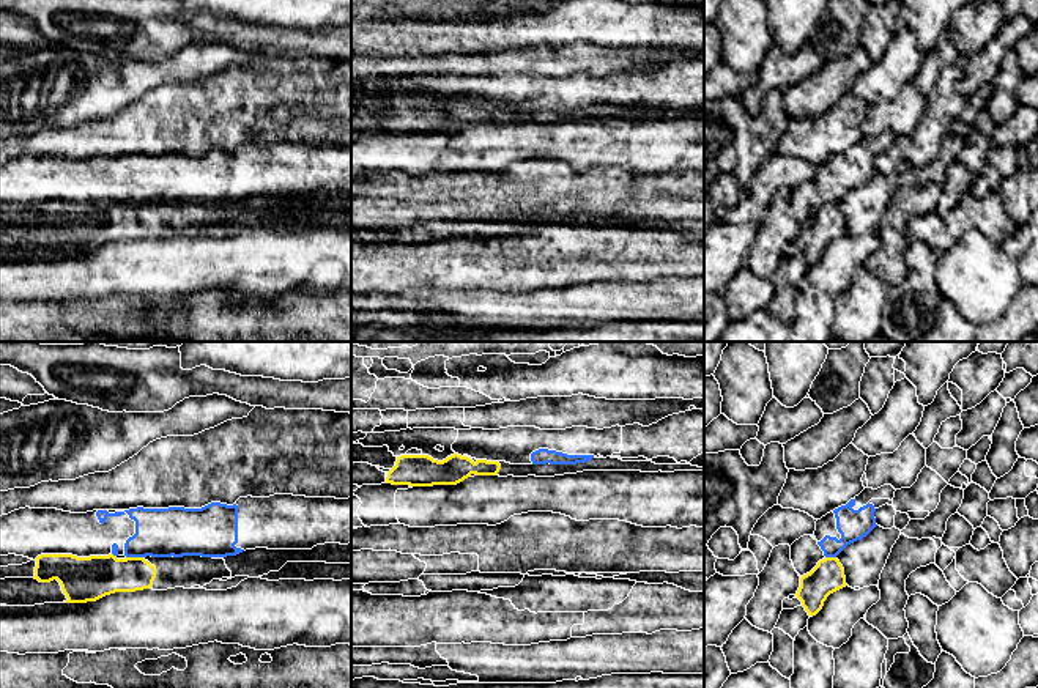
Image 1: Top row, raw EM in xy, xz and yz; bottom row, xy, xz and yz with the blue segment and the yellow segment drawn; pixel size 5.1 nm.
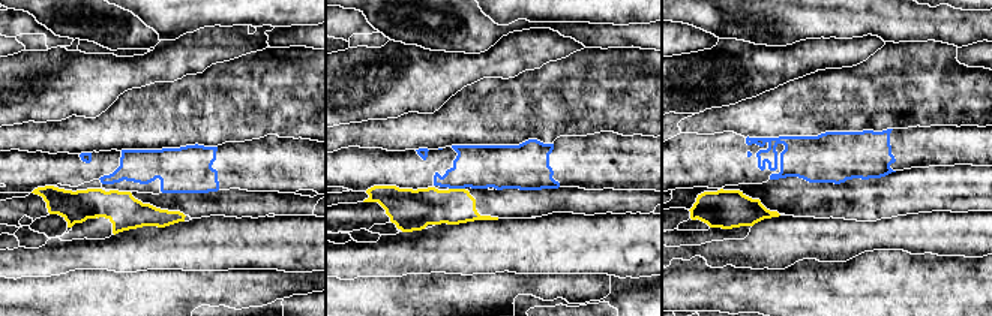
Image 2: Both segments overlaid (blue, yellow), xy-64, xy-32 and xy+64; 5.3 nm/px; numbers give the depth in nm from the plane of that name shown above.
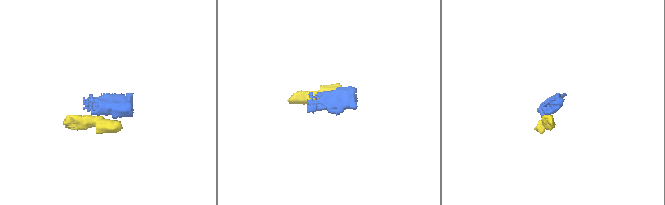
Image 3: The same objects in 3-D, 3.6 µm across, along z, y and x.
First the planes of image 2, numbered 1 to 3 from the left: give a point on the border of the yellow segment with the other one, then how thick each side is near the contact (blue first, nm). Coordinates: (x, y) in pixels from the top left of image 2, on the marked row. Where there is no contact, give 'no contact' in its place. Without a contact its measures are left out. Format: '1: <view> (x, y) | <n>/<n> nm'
1: no contact
2: xy-32 (456, 187) | 240/200 nm
3: no contact

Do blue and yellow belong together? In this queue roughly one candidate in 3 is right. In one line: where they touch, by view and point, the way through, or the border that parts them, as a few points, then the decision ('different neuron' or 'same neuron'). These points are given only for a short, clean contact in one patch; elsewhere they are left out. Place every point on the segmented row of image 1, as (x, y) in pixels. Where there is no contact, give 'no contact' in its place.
contact xy (134, 556); border xy (126, 556), (142, 558); different neuron

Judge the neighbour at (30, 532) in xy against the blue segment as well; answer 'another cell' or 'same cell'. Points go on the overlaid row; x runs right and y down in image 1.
same cell

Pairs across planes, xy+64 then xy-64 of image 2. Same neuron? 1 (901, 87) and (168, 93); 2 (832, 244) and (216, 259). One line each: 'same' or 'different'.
1: same
2: same

